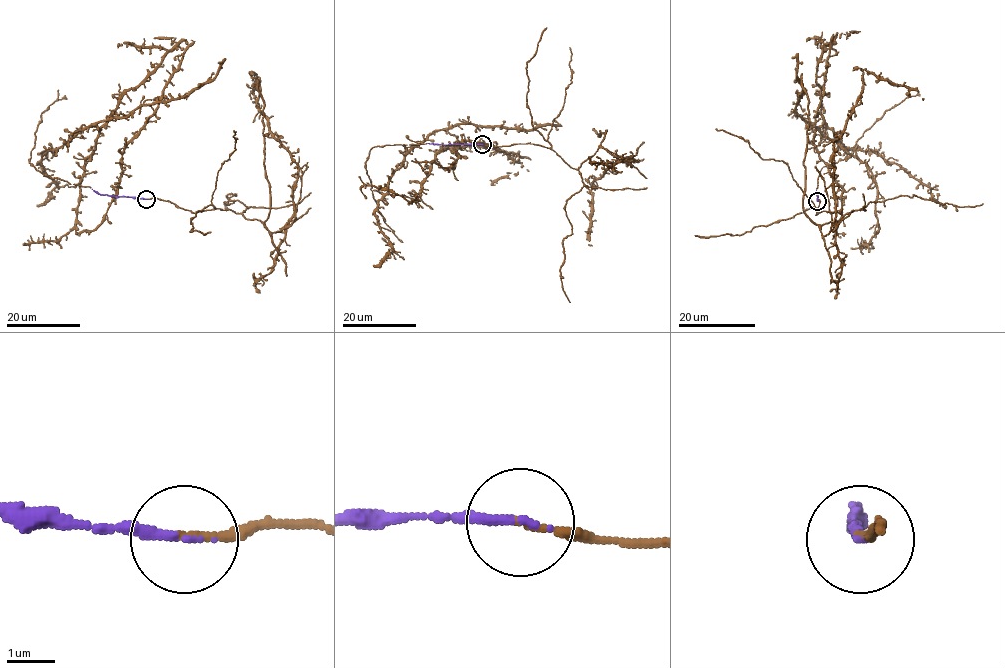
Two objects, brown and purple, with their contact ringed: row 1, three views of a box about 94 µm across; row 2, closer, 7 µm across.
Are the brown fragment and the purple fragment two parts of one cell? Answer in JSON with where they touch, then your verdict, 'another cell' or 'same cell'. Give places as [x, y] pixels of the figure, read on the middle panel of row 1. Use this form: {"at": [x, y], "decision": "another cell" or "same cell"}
{"at": [482, 144], "decision": "same cell"}

